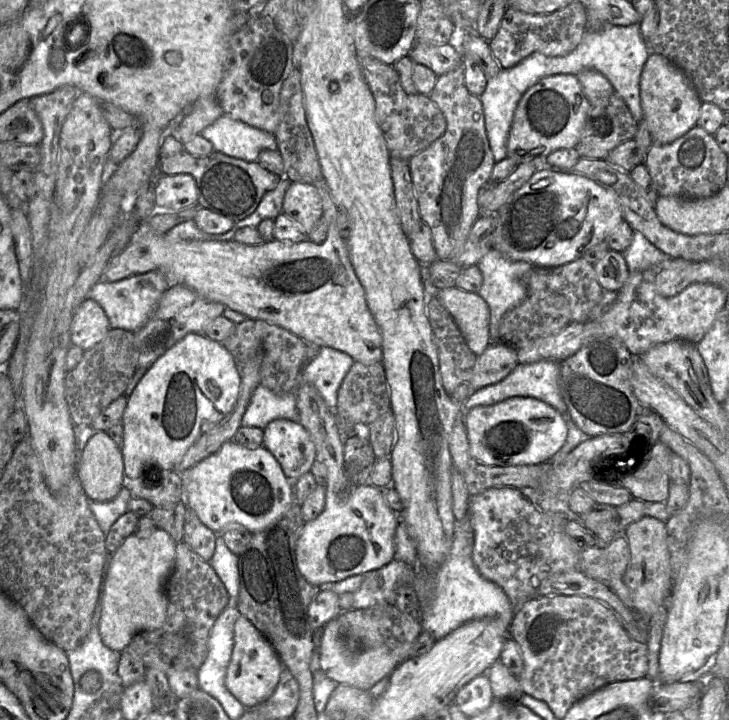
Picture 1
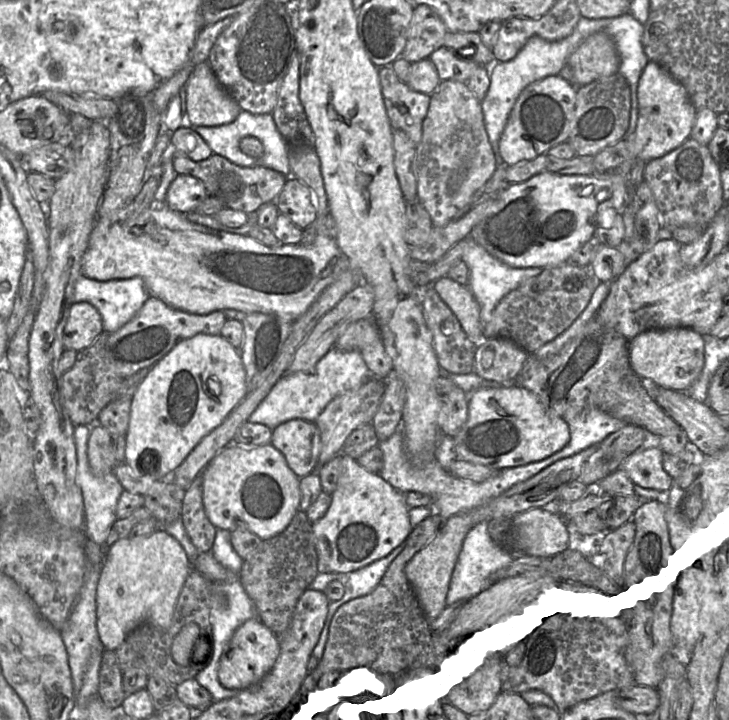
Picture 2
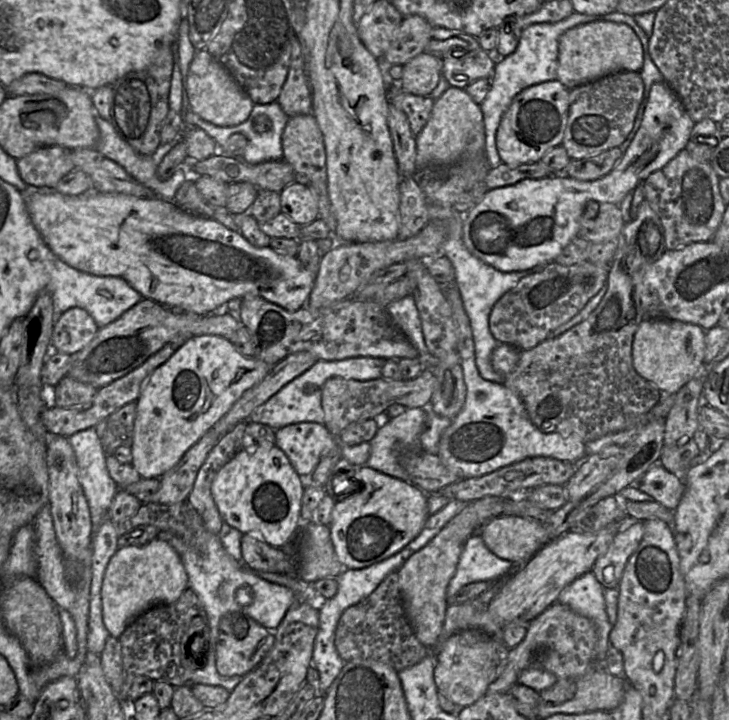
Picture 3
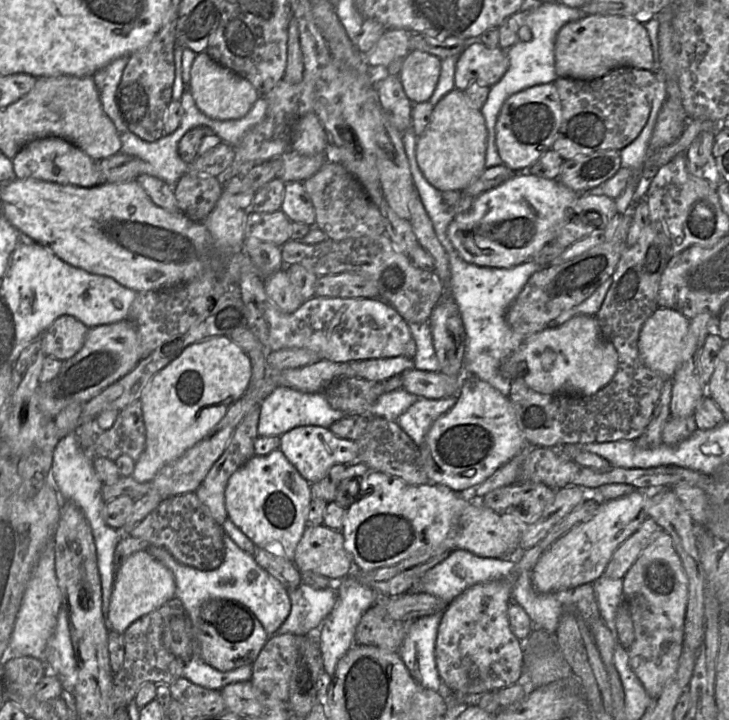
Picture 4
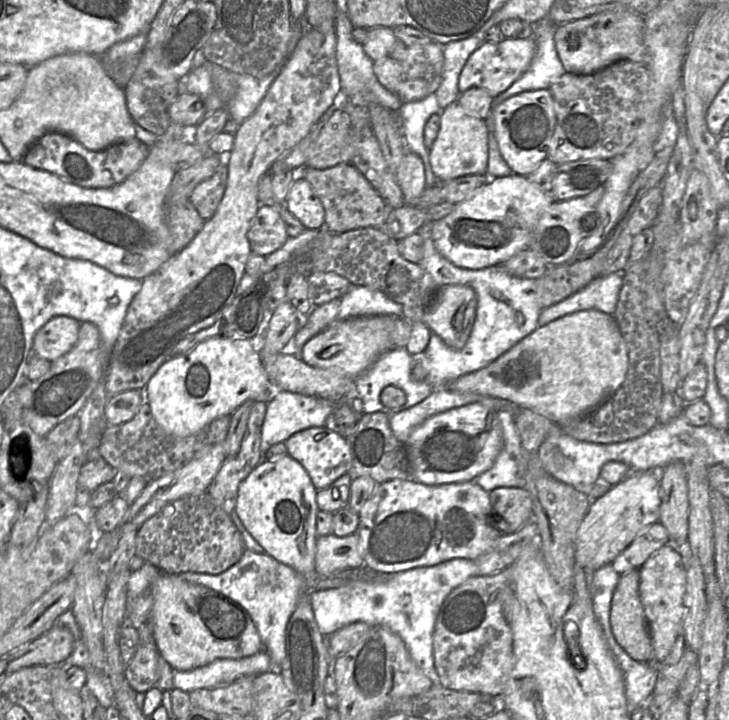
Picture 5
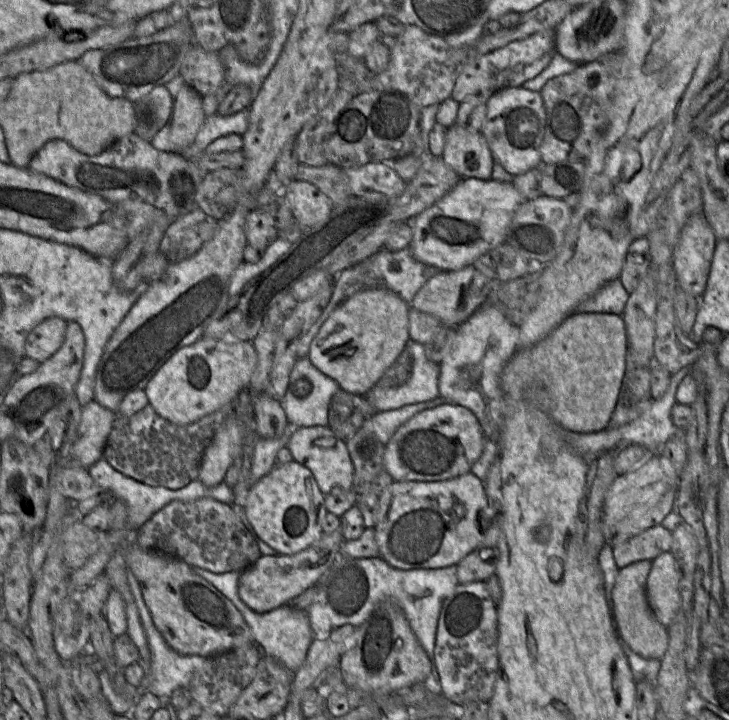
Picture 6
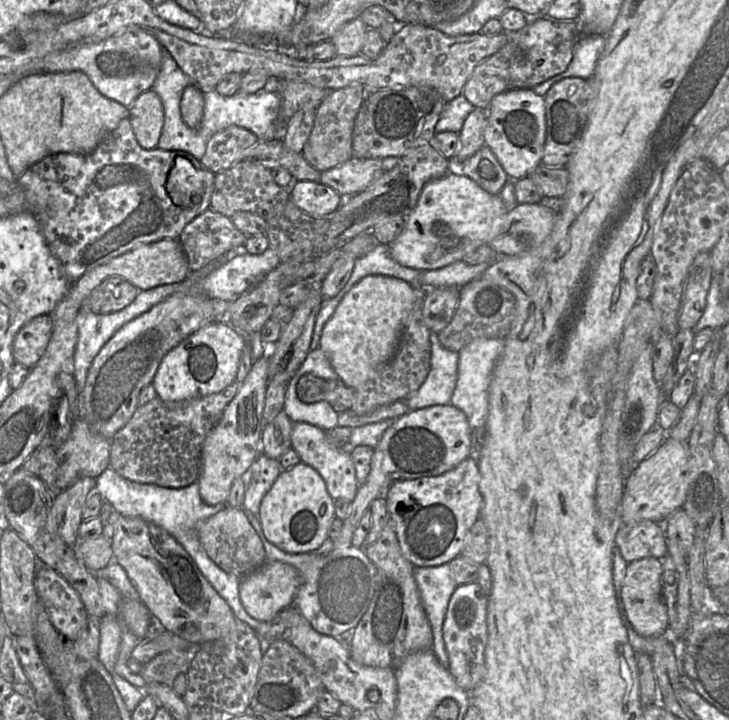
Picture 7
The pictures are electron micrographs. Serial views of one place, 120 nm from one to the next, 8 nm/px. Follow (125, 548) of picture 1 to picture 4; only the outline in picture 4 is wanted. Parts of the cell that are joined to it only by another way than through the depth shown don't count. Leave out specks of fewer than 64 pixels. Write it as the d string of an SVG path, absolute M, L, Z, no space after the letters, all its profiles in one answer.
M145 550L131 554L116 569L111 594L107 627L124 634L128 627L158 609L175 596L176 584L172 572Z

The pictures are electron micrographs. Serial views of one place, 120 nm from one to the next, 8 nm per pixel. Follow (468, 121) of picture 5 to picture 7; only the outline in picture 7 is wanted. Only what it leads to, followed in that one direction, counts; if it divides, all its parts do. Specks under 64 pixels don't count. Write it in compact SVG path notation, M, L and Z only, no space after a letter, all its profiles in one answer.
M486 145L464 162L457 163L457 169L490 194L498 195L510 179Z

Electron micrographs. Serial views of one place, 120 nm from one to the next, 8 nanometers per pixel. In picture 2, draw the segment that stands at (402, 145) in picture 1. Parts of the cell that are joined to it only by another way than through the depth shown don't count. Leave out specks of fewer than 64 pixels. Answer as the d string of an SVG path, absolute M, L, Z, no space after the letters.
M391 66L379 68L379 79L387 116L393 130L402 130L417 146L427 116L430 95L412 90L403 83Z

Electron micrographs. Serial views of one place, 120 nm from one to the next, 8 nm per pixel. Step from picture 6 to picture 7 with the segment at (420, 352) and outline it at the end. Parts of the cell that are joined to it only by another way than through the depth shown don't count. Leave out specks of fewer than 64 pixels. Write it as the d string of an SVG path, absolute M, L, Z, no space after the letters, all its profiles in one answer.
M430 332L430 343L431 343L431 358L430 358L430 370L428 373L428 376L426 378L426 380L424 381L424 383L421 385L421 387L412 395L410 395L406 400L400 400L400 401L405 401L409 410L418 410L420 408L425 408L425 407L429 407L429 406L434 406L434 405L445 405L445 404L450 404L450 400L453 394L453 391L455 389L456 386L456 382L457 382L457 374L458 374L458 359L459 359L459 354L458 352L455 351L450 351L446 348L444 348L439 339L438 339L438 334L436 332Z

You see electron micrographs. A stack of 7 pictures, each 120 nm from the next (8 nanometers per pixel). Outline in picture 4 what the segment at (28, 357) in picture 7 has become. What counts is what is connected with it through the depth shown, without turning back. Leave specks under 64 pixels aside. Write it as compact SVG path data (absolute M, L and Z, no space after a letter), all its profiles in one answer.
M71 315L58 317L42 334L46 356L61 361L73 357L84 345L89 328Z

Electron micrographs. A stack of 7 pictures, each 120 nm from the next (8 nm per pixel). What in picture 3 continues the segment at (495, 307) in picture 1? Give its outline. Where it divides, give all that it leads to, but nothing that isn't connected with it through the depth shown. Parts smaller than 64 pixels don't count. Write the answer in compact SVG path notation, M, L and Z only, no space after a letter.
M427 202L430 220L442 220L446 223L447 238L443 245L442 253L452 263L455 270L455 286L458 289L465 312L470 320L474 347L475 363L480 376L490 382L504 384L505 377L497 373L491 364L491 354L499 345L489 329L489 317L494 304L509 290L514 288L518 282L531 274L541 272L547 264L539 264L523 271L502 272L486 264L471 254L463 241L463 215L452 208Z

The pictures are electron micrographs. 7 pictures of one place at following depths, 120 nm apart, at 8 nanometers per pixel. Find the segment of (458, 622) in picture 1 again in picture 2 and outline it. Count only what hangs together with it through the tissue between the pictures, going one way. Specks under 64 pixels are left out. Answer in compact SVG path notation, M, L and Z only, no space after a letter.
M482 522L474 526L467 533L463 541L457 563L455 565L455 568L451 577L449 590L446 597L446 606L461 608L465 603L474 599L482 592L488 590L495 583L498 582L498 581L494 581L493 575L495 575L500 569L503 569L509 566L514 560L515 560L515 557L508 550L503 549L501 546L497 545L491 539L487 529L486 522Z

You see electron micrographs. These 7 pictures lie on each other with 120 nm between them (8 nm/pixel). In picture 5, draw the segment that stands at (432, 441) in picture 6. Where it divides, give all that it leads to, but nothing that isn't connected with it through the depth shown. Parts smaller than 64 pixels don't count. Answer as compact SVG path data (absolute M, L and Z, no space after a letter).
M476 402L426 419L404 443L411 478L425 485L475 481L489 470L502 448L502 429L497 411Z

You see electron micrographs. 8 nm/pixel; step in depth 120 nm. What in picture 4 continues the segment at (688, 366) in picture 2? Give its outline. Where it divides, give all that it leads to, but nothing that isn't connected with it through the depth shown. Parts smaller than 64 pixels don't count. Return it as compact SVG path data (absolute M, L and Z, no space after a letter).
M658 308L643 324L638 340L639 356L643 364L666 379L672 379L680 365L694 350L690 320L670 308Z

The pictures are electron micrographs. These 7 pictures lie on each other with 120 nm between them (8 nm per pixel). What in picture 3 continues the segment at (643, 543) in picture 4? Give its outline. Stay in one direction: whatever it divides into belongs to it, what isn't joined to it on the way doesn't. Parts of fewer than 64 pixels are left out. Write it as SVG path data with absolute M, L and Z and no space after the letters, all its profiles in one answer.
M626 518L626 523L615 535L607 551L598 557L593 565L592 571L604 588L619 588L626 564L643 538L644 526L642 521Z

